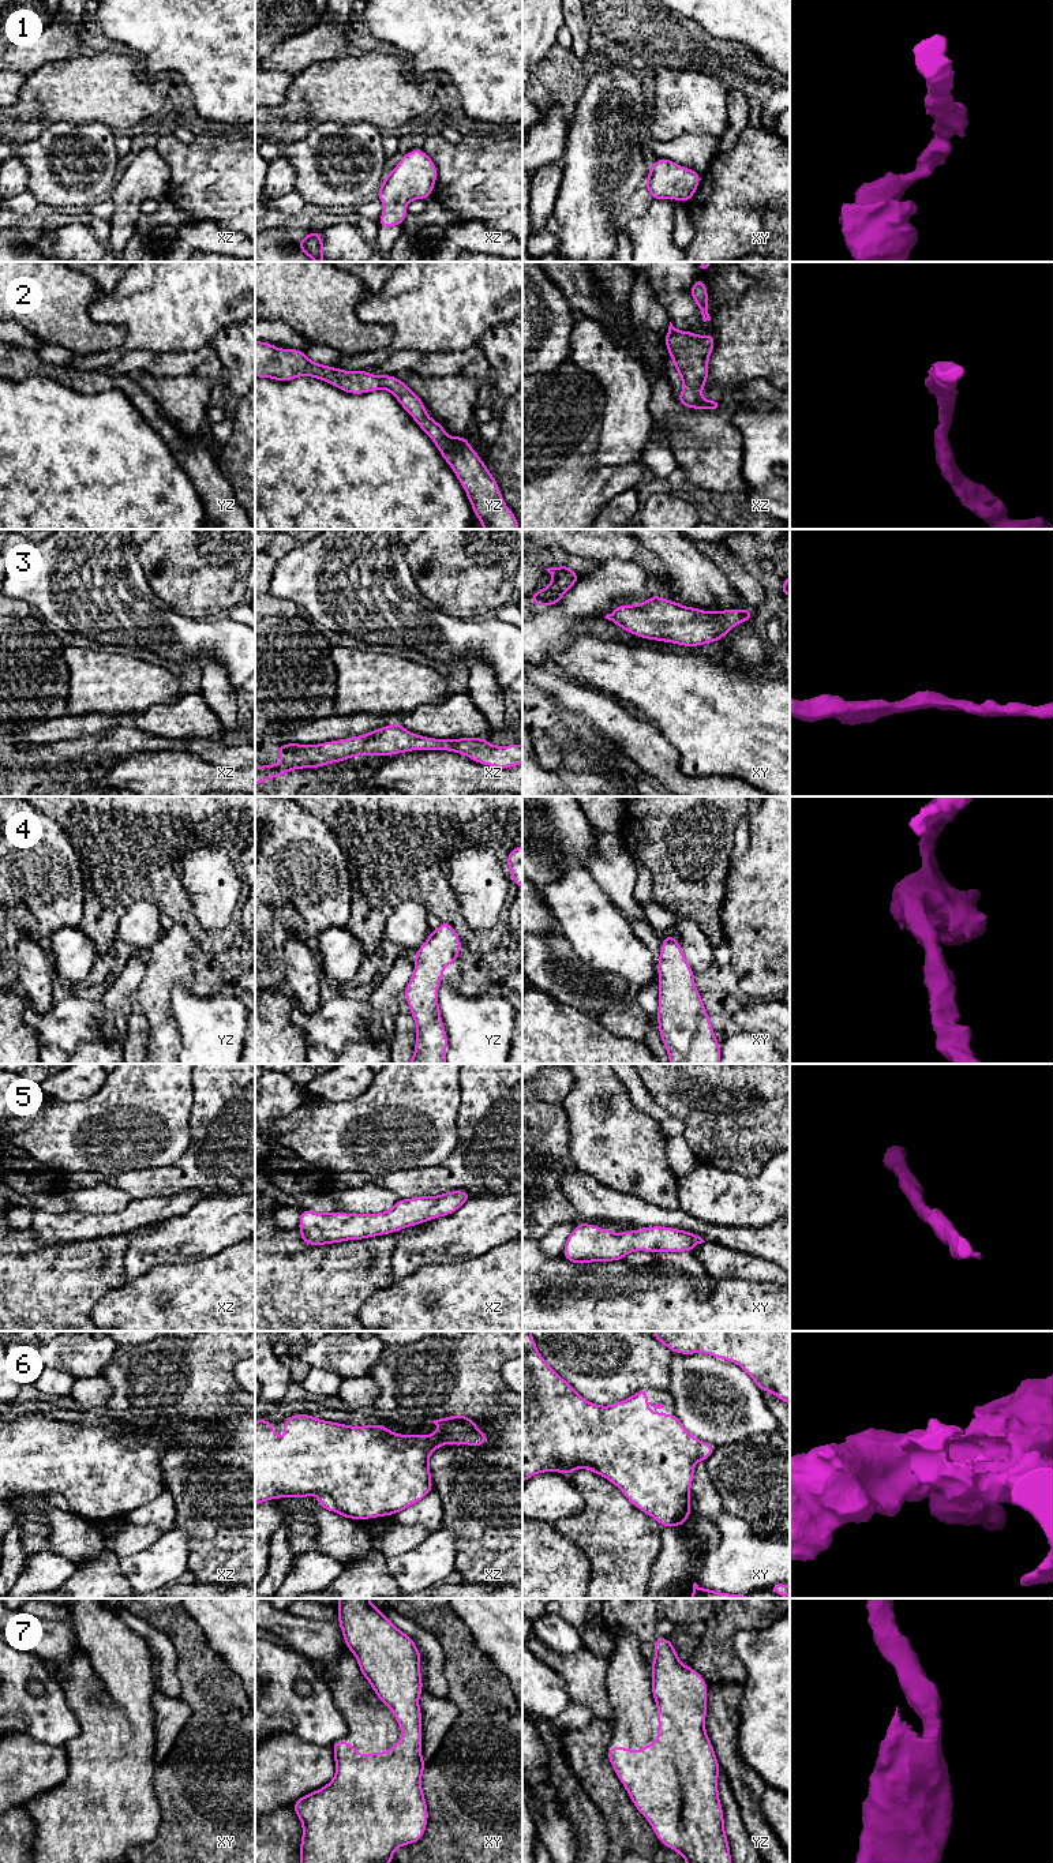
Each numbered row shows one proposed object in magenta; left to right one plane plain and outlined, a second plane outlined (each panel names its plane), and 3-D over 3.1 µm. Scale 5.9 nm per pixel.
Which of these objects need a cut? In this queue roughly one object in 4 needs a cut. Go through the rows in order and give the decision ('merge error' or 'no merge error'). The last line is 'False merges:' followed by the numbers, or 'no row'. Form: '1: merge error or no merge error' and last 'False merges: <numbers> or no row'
1: no merge error
2: no merge error
3: no merge error
4: no merge error
5: no merge error
6: merge error
7: merge error
False merges: 6, 7

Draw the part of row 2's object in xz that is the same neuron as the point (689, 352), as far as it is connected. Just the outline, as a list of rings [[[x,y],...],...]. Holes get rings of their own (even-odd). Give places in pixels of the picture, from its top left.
[[[670,322],[664,344],[685,386],[678,394],[678,402],[692,409],[716,409],[717,402],[702,398],[698,393],[707,387],[708,357],[715,349],[715,334],[700,337],[694,331],[679,331]]]

